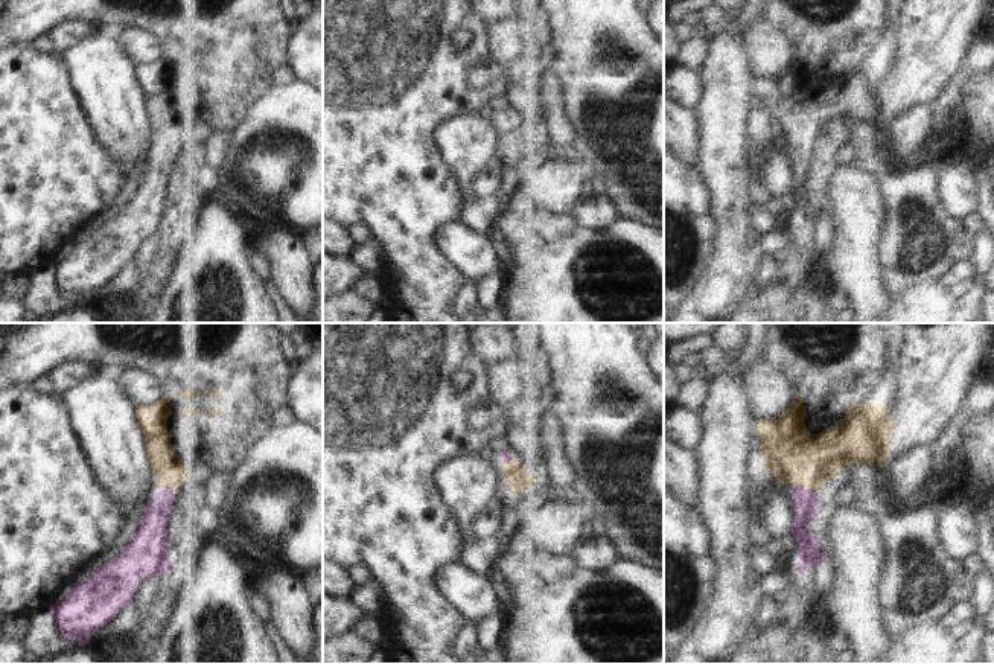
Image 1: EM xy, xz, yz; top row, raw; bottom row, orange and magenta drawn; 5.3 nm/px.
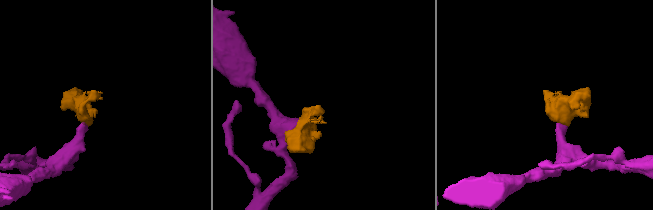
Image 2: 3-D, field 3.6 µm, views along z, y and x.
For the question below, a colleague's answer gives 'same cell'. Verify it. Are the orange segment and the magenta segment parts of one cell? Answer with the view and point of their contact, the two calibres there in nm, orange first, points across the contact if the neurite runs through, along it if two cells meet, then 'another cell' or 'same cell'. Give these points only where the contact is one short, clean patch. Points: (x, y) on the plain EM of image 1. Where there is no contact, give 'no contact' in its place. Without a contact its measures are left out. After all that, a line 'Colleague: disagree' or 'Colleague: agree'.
meets orange in yz at (802, 145); 300 nm thick on the orange side, 130 nm on the other; runs through yz (793, 113), (802, 122), (802, 145), (806, 163); same cell
Colleague: agree

